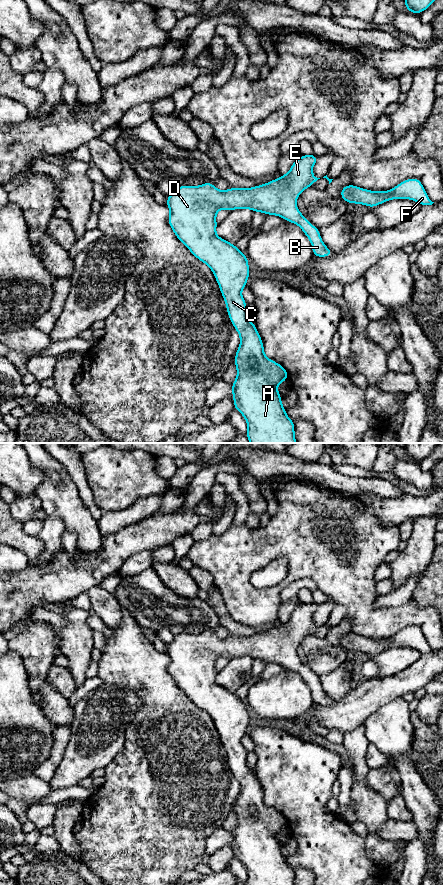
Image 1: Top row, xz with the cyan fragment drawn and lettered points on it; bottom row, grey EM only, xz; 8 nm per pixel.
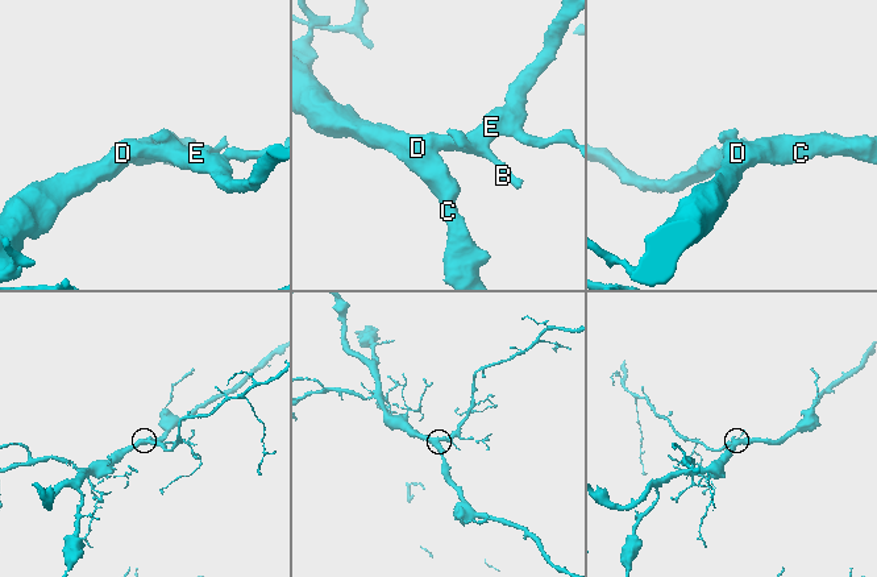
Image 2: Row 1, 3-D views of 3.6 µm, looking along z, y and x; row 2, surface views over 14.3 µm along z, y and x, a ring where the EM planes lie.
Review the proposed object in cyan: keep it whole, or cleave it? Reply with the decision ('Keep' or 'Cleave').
Keep

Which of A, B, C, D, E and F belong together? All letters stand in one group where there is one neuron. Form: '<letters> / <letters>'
A B C D E F

